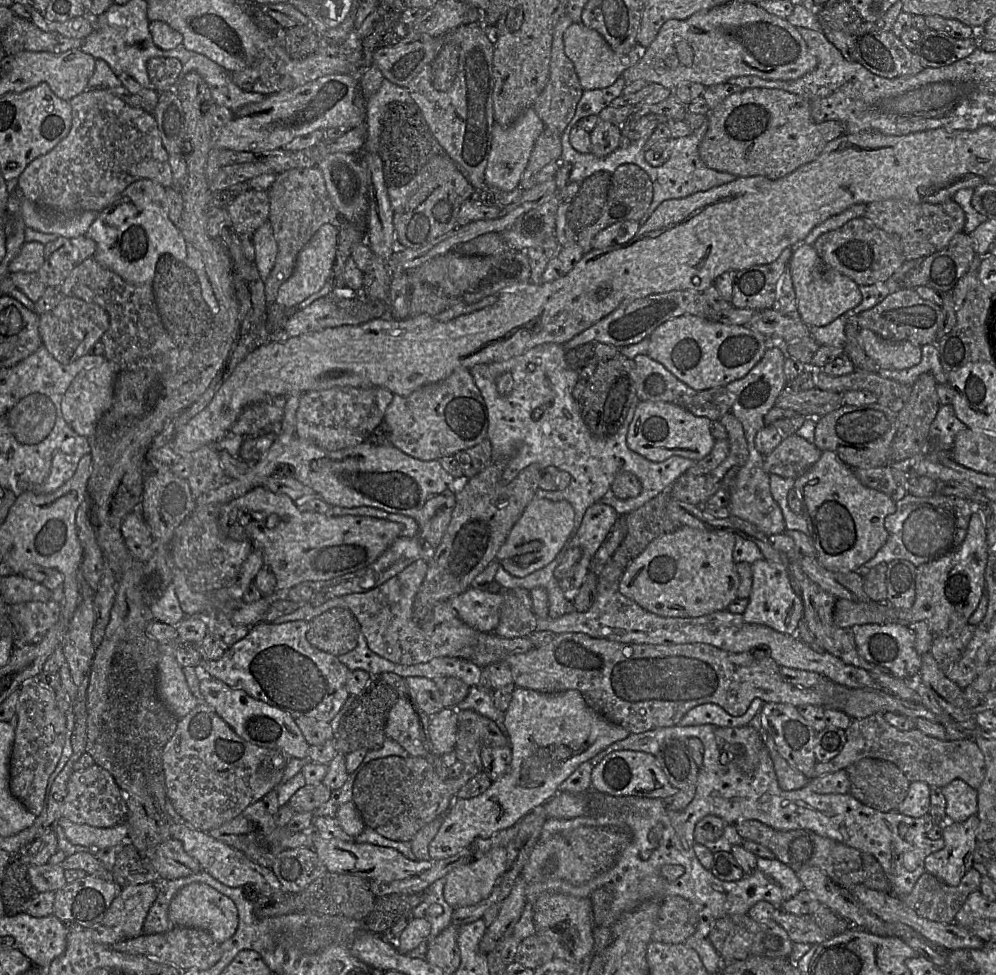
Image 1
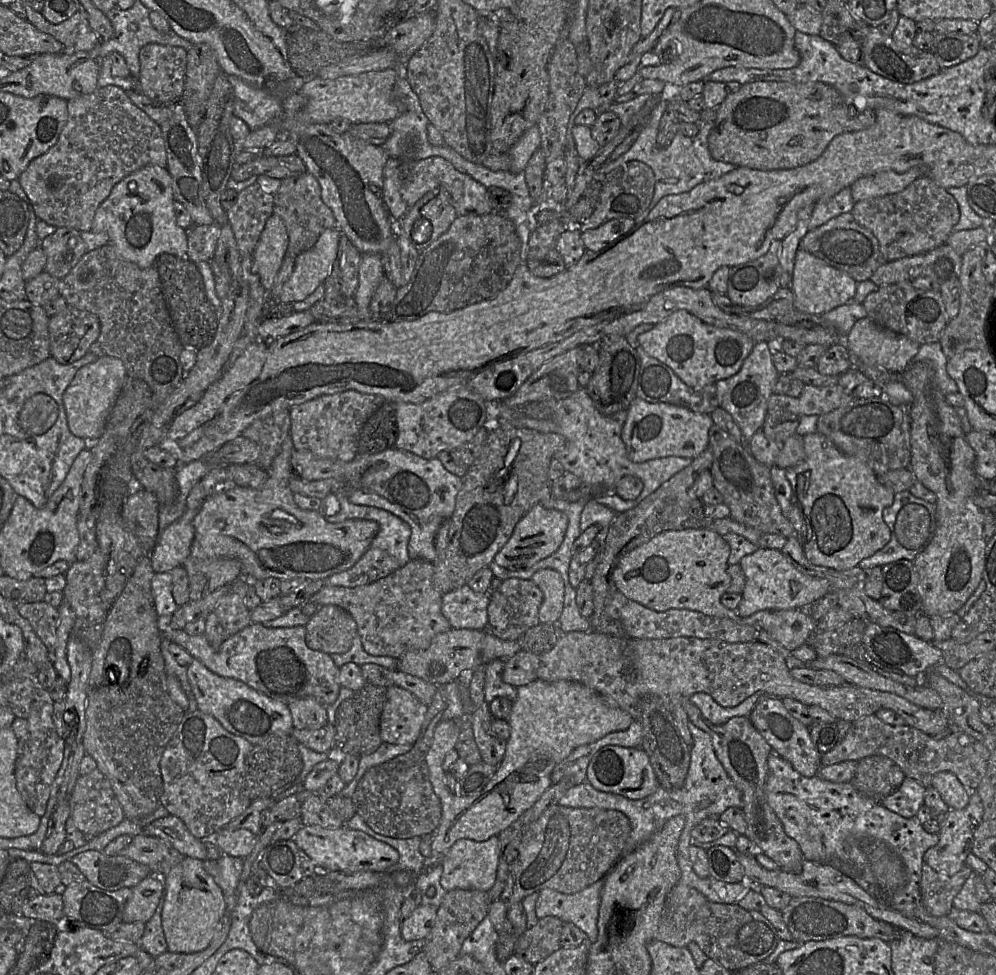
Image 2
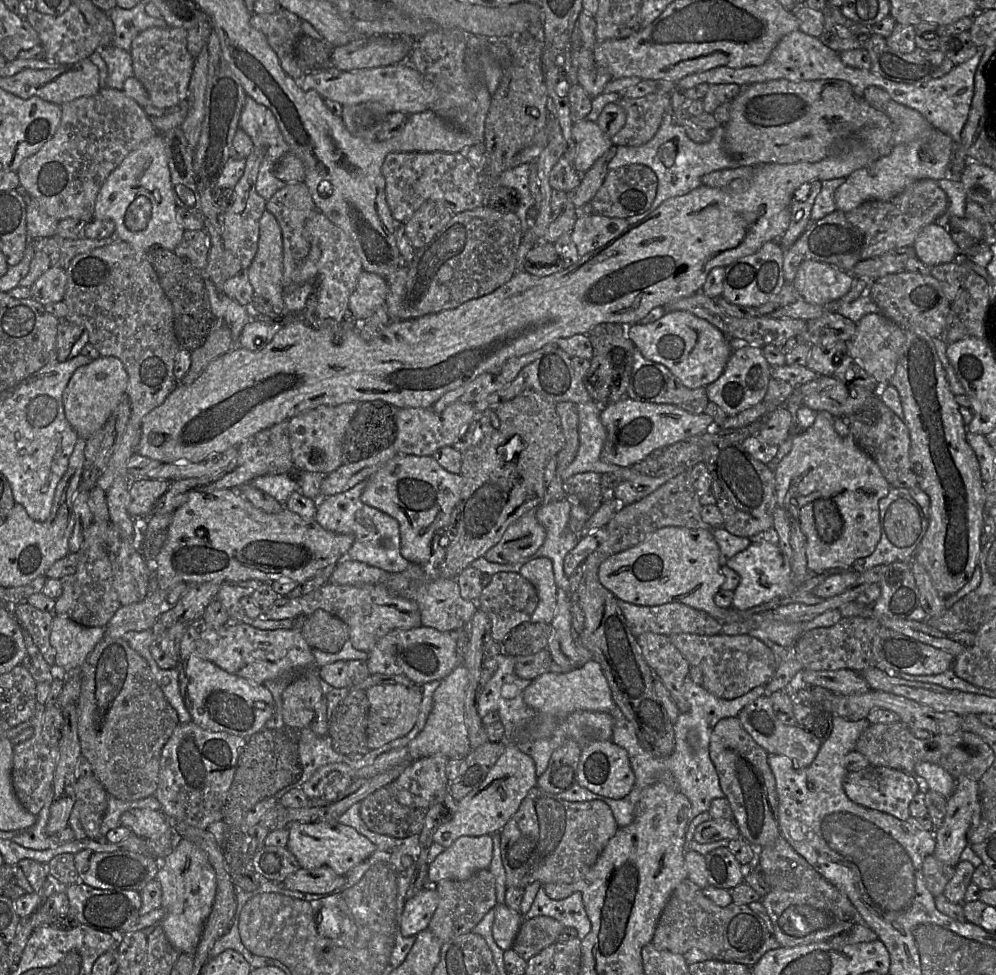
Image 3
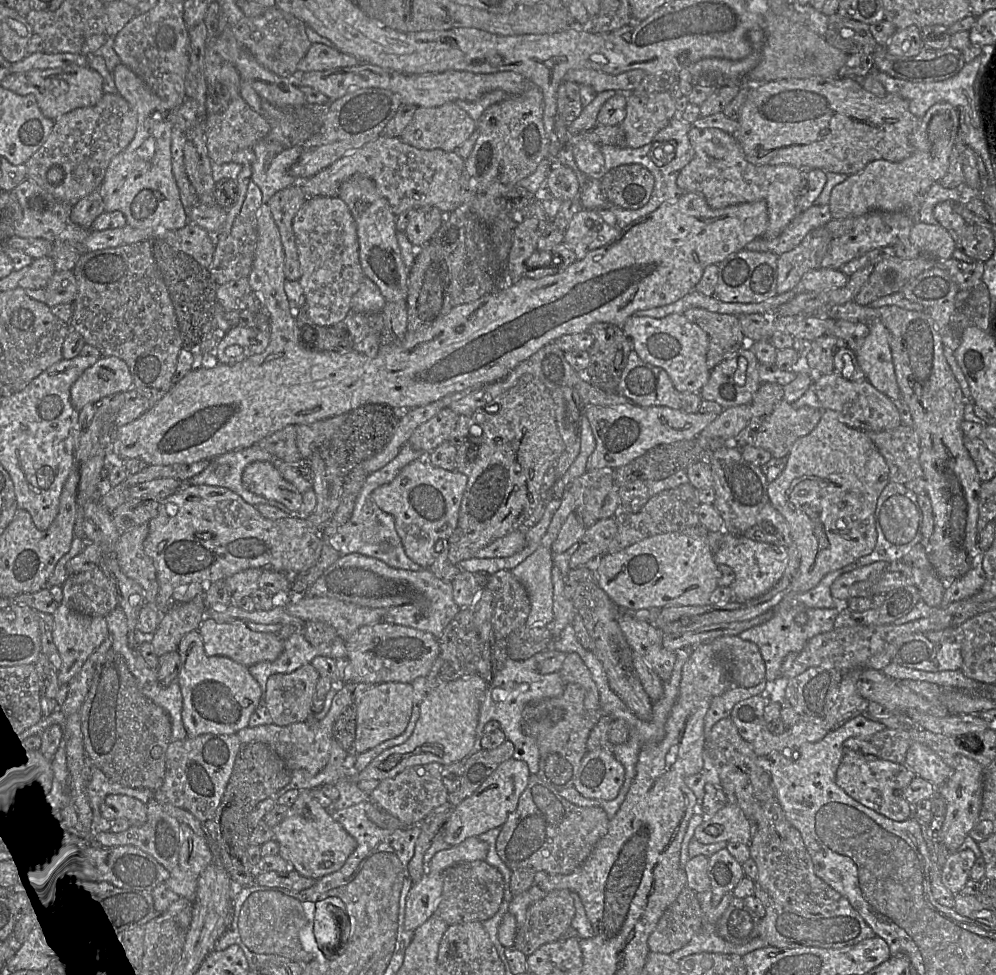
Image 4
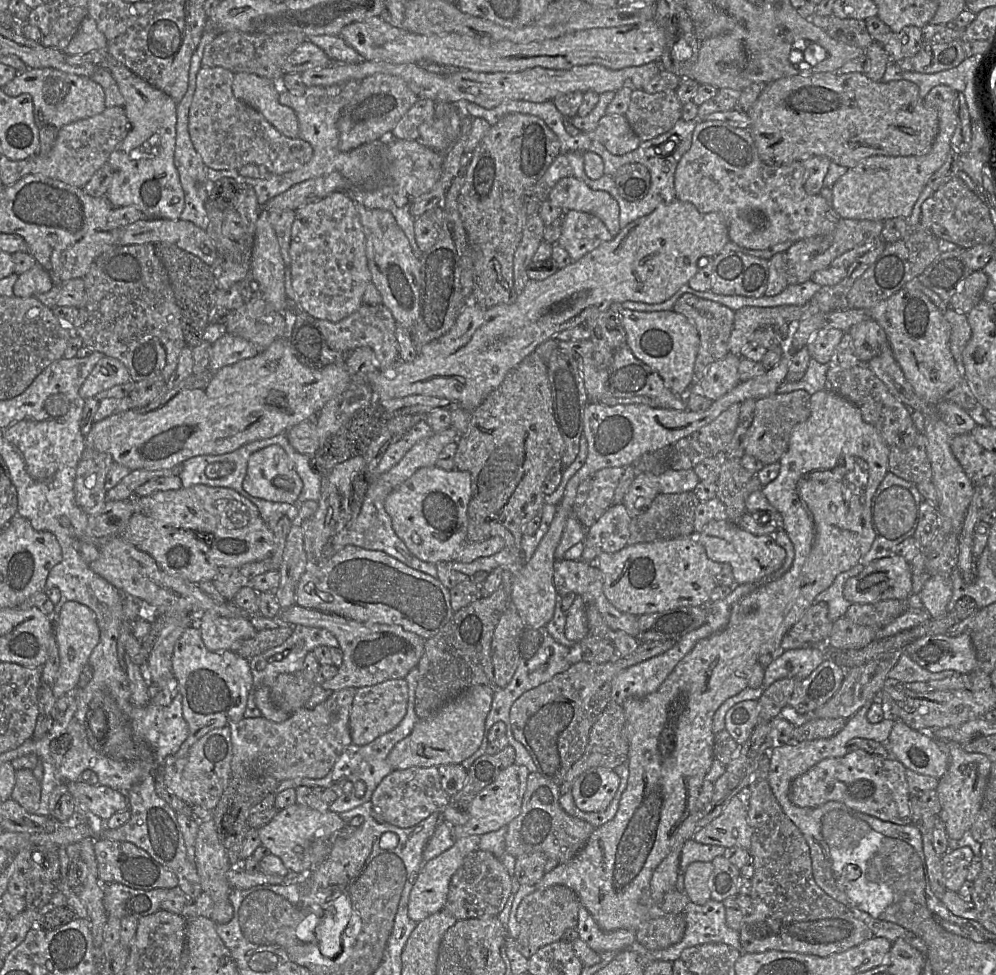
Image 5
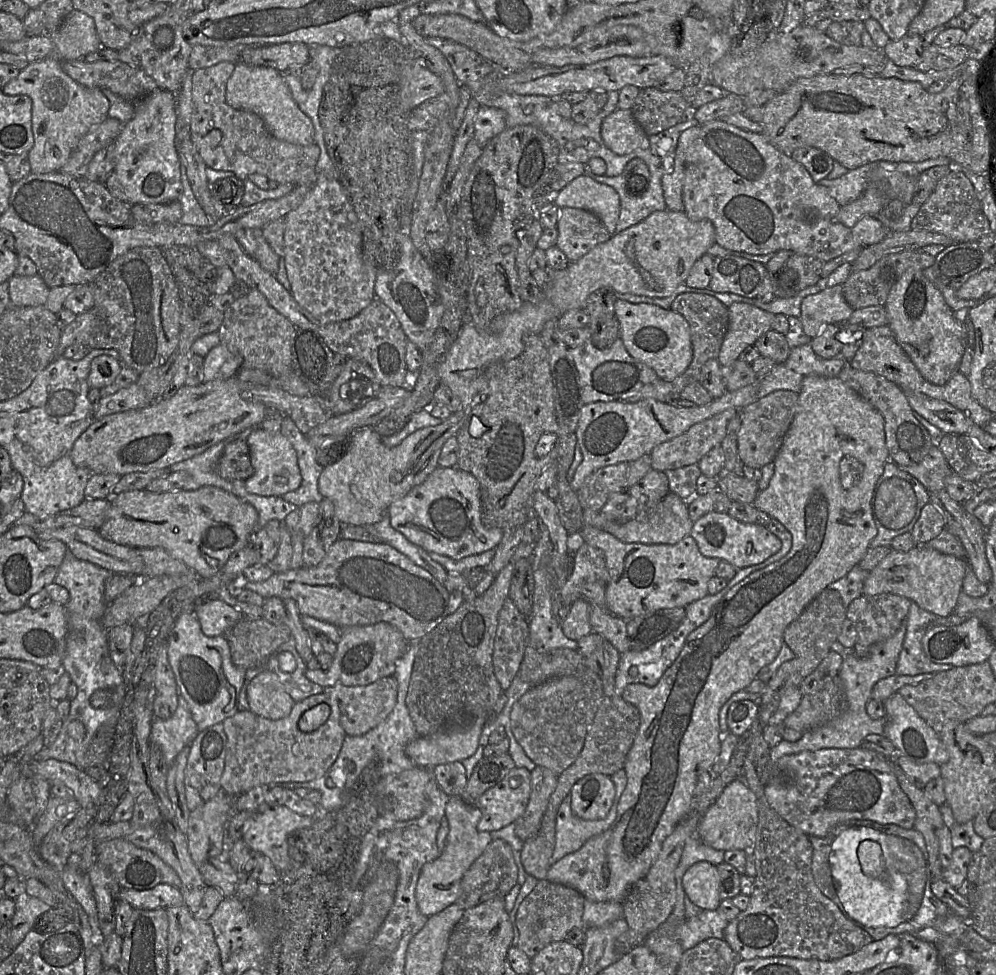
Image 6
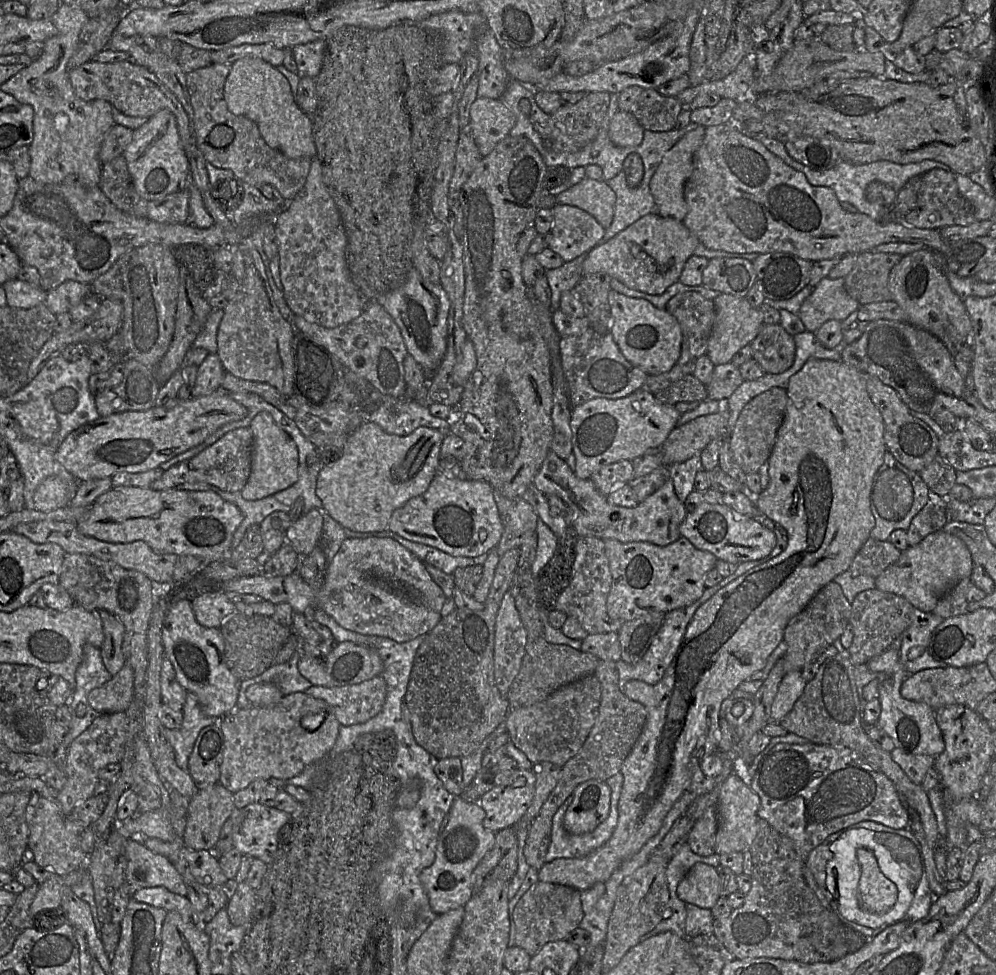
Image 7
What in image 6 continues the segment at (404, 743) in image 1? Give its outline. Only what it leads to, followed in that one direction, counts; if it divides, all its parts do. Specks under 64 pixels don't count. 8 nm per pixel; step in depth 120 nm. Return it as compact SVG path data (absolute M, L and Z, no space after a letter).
M394 676L378 679L369 685L344 686L337 684L324 687L323 693L338 701L340 723L347 735L361 736L384 721L393 711L397 702L398 682Z

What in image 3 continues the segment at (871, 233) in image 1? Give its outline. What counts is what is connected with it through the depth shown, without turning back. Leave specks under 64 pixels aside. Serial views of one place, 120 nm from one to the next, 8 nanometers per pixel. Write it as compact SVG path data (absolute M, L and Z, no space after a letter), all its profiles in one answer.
M836 210L816 222L811 222L798 240L785 250L783 257L785 281L792 283L800 264L808 260L830 264L851 273L854 266L862 260L863 245L864 236L861 231L846 220L845 213Z

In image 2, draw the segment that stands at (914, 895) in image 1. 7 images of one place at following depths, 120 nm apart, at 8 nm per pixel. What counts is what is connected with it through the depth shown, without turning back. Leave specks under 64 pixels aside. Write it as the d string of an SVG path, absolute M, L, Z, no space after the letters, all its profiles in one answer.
M923 863L920 891L922 904L927 912L936 917L947 916L953 908L953 899L973 873L965 865L955 875L946 876Z

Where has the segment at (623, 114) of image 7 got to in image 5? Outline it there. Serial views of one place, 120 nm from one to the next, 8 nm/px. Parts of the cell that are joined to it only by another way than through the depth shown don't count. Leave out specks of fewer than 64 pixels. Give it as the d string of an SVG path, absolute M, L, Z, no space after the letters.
M605 114L597 127L587 135L598 140L613 155L624 155L641 144L625 115Z

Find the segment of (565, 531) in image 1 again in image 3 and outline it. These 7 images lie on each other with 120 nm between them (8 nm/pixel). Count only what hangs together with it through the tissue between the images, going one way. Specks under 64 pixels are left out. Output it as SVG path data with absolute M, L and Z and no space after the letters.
M527 513L510 525L501 540L483 556L487 561L514 564L531 557L544 543L545 528L535 513Z

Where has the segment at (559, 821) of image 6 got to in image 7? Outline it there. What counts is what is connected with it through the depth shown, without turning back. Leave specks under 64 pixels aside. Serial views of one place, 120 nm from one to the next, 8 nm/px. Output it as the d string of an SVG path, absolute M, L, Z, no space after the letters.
M619 772L606 780L611 789L611 803L608 817L593 831L574 835L564 828L563 819L573 796L569 796L558 808L552 819L551 841L545 856L546 862L557 858L580 858L603 846L612 836L618 823L618 803L623 786L623 775Z

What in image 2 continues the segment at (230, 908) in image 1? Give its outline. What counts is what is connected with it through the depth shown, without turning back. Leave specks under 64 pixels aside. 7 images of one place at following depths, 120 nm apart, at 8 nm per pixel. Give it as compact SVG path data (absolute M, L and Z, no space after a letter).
M184 857L161 878L165 895L161 919L168 951L194 953L206 949L226 913L221 888L204 869L203 861L191 857Z

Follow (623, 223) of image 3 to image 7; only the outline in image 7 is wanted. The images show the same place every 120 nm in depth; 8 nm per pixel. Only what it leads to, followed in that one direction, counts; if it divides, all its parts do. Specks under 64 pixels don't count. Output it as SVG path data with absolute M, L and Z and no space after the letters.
M566 204L552 208L553 224L548 247L565 262L588 253L600 244L605 228L588 212Z

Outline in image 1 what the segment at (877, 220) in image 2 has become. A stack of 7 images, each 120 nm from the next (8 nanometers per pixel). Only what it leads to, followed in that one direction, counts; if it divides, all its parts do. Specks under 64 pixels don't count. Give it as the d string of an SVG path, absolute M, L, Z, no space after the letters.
M898 199L876 201L866 205L863 218L900 240L905 261L925 258L942 250L954 236L963 231L965 224L965 213L953 199L939 204L913 203Z

